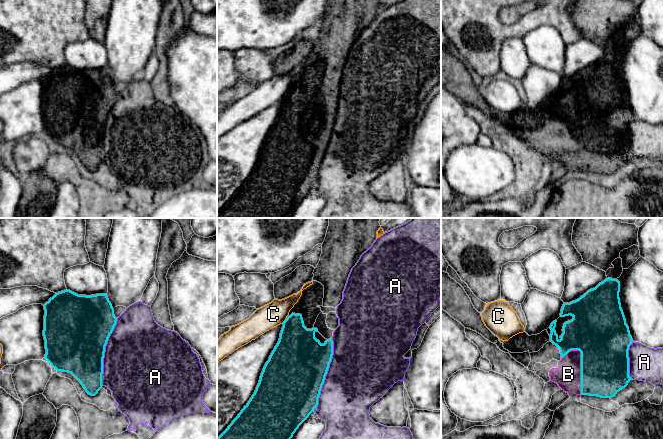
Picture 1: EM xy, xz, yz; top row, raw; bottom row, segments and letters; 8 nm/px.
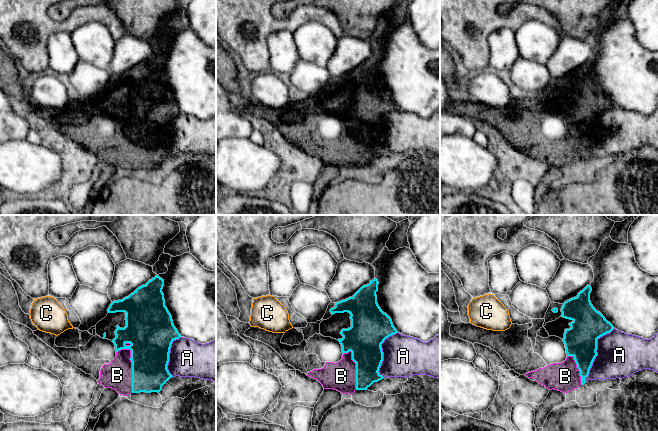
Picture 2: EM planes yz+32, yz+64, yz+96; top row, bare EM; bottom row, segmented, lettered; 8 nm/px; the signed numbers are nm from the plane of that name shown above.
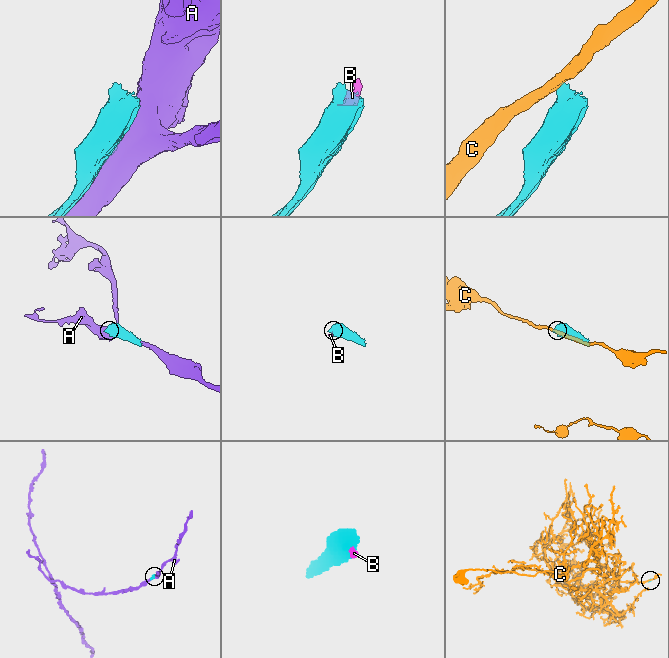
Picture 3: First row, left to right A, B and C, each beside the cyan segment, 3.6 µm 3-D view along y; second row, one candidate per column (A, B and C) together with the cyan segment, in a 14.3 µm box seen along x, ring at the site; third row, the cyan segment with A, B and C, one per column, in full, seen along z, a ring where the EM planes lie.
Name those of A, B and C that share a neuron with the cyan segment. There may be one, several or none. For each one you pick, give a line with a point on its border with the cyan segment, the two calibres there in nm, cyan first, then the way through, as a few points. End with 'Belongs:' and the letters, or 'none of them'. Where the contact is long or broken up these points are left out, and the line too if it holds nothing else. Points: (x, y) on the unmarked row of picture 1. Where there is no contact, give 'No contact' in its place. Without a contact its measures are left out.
B: Touches cyan at yz (581, 144). Thickness 380 nm (cyan) against 200 nm
Belongs: B

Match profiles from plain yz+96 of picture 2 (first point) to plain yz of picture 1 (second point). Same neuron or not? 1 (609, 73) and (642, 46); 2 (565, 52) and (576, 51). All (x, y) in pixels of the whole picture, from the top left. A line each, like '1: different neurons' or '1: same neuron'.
1: same neuron
2: same neuron

